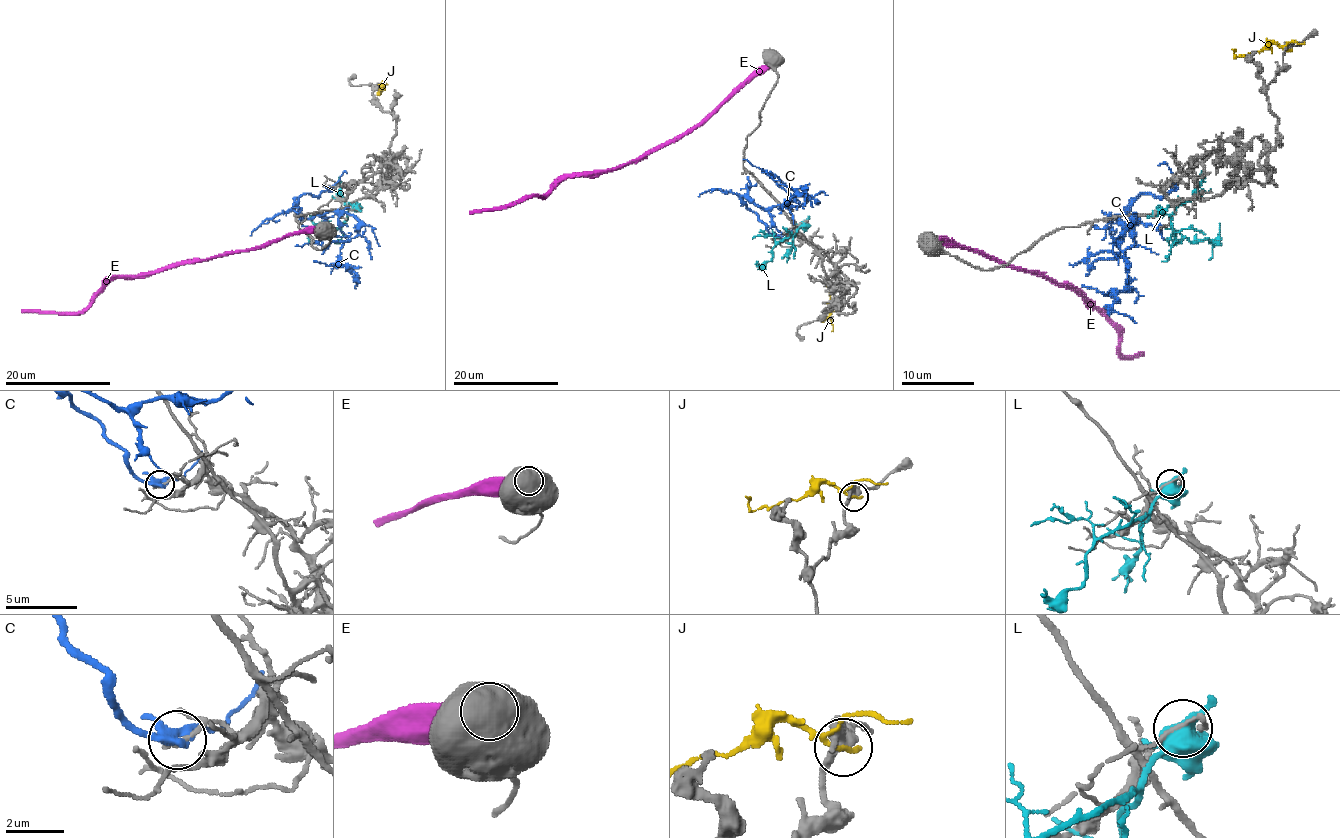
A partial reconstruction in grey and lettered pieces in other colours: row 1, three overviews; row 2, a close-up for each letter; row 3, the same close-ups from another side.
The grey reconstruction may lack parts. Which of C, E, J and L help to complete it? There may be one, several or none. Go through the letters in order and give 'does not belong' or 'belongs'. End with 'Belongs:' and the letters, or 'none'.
C: does not belong
E: does not belong
J: does not belong
L: does not belong
Belongs: none

